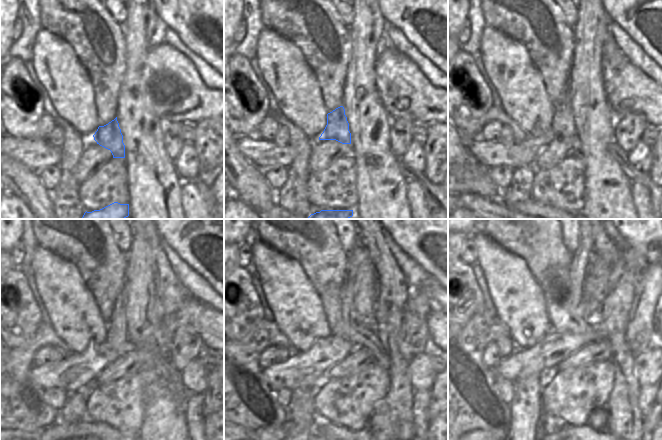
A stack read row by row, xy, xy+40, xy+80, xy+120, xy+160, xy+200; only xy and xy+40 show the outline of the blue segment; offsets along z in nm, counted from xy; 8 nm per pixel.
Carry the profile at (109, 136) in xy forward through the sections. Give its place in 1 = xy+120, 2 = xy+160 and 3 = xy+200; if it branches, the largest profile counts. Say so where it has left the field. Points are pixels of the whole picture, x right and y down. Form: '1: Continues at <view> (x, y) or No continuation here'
1: Continues at xy+120 (116, 337)
2: Continues at xy+160 (359, 253)
3: Continues at xy+200 (581, 257).

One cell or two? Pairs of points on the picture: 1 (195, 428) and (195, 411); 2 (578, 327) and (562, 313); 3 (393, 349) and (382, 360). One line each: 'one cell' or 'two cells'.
1: one cell
2: one cell
3: two cells

